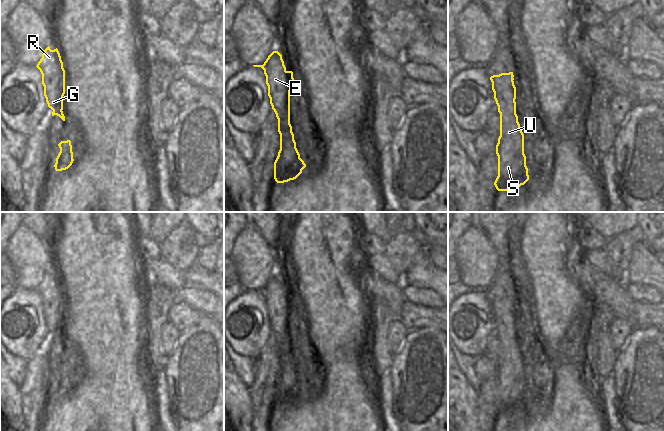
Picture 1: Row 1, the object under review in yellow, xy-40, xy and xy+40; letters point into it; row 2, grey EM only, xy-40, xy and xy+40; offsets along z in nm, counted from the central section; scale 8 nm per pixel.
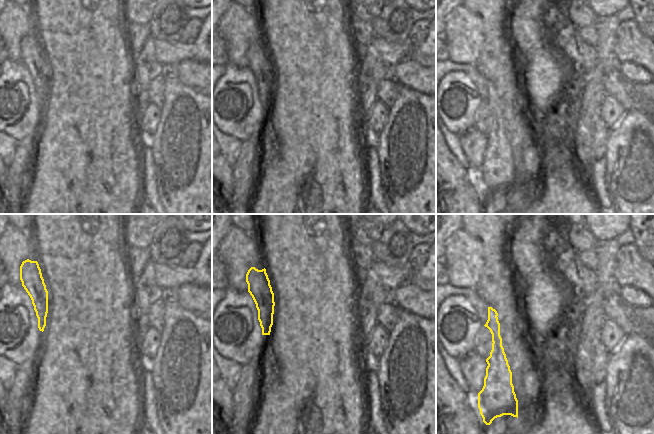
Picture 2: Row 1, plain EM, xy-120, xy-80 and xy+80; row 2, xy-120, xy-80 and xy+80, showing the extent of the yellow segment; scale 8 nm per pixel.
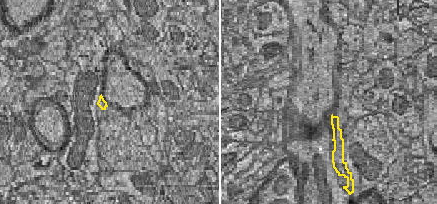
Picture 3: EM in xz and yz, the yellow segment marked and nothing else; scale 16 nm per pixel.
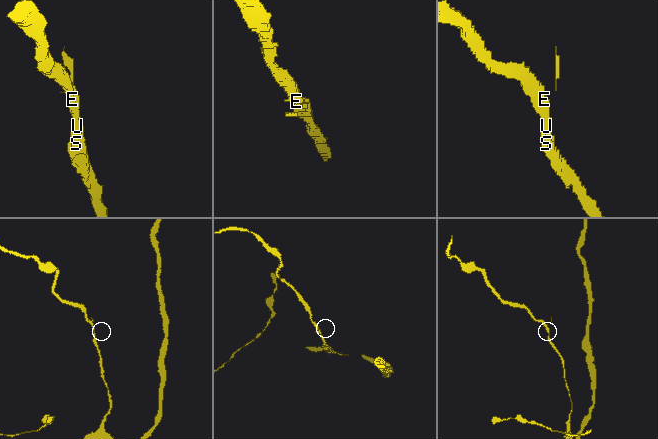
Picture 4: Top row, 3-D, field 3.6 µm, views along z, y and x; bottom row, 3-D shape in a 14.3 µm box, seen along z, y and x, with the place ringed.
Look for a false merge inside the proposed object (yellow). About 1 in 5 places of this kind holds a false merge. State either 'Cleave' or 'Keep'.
Keep

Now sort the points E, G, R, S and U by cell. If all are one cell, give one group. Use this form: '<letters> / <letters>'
E G R S U

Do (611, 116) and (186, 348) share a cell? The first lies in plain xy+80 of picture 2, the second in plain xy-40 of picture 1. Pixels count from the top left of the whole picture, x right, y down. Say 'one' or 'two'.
two

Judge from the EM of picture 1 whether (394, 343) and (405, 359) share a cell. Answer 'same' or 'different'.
different

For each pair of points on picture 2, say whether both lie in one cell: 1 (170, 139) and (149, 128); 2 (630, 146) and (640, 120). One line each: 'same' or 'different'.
1: different
2: same

